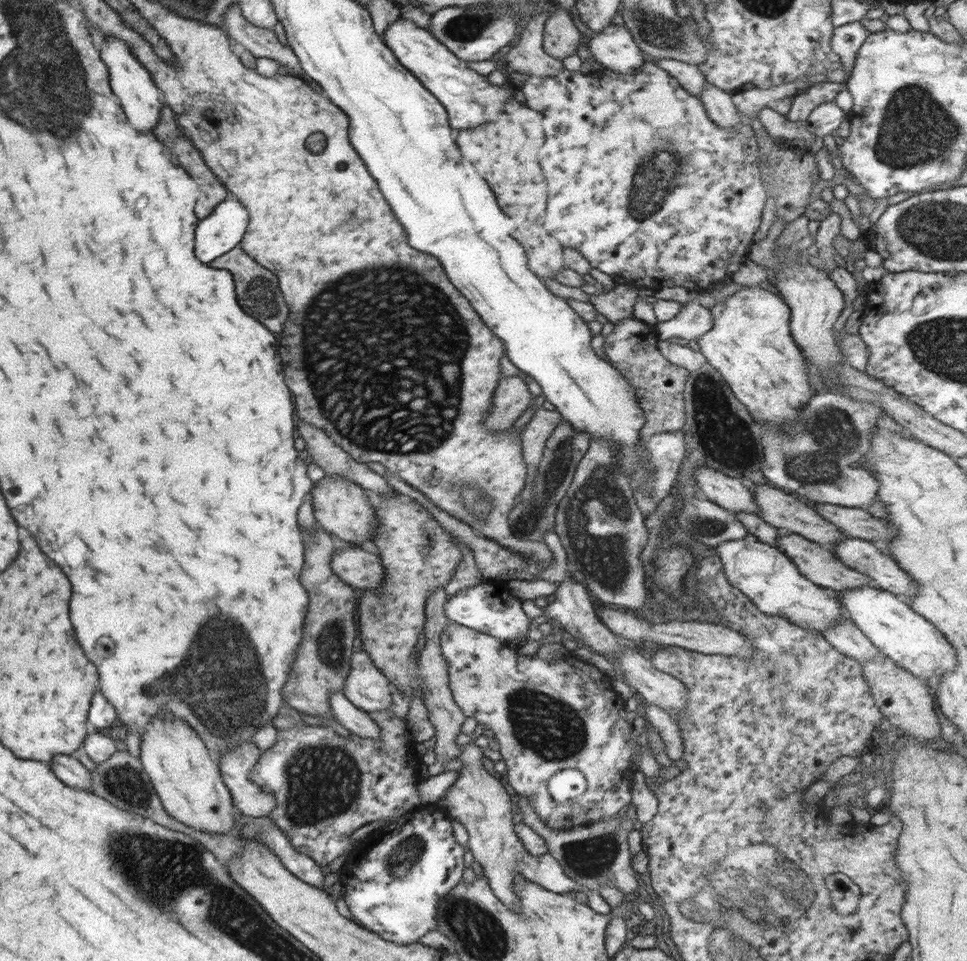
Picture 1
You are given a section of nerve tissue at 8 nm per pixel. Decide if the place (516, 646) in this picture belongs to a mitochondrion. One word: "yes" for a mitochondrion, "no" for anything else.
no

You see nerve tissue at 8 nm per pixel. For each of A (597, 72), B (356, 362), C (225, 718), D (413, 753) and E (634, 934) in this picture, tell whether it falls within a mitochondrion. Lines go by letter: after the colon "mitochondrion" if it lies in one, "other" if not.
A: other
B: mitochondrion
C: mitochondrion
D: other
E: other

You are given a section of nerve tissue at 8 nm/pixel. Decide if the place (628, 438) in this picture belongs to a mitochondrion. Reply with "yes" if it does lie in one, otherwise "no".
no

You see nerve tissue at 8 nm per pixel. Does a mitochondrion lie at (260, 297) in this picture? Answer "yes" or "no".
yes

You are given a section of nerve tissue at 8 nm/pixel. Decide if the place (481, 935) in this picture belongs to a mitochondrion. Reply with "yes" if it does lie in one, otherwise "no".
yes

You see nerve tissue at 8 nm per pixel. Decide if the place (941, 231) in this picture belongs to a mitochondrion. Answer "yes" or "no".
yes

